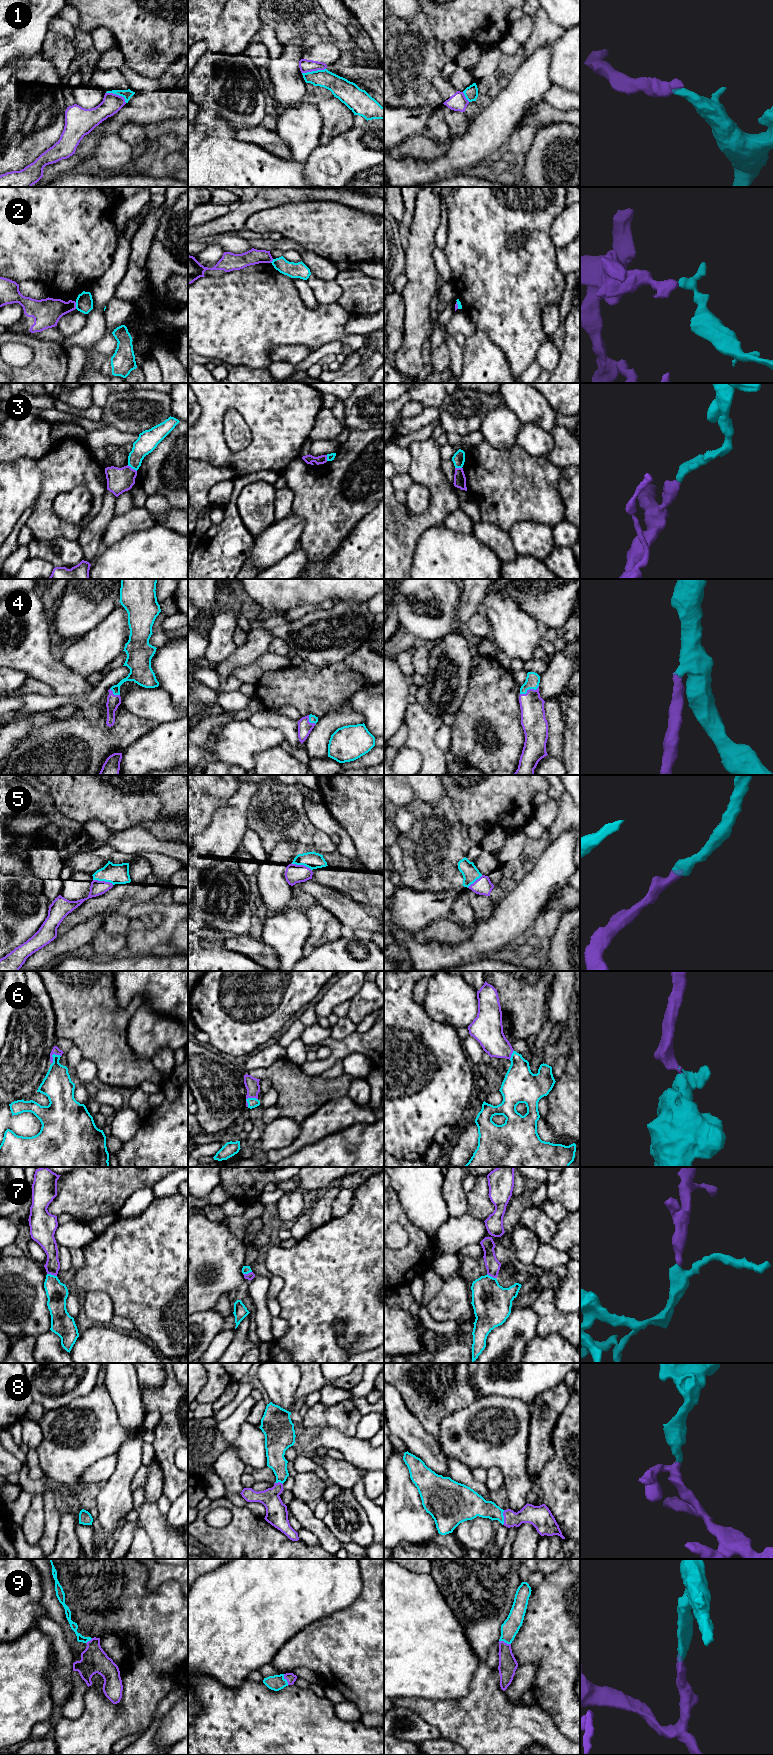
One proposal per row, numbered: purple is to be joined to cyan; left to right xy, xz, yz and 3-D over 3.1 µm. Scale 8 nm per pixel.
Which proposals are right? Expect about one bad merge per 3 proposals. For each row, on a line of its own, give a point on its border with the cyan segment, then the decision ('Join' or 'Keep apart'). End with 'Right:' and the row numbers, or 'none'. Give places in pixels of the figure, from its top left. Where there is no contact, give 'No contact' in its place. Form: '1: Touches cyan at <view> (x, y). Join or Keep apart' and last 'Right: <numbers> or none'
1: Touches cyan at xz (313, 71). Keep apart
2: Touches cyan at xy (76, 305). Keep apart
3: Touches cyan at xy (132, 468). Keep apart
4: Touches cyan at yz (529, 688). Join
5: Touches cyan at xy (103, 880). Join
6: Touches cyan at xz (248, 1098). Join
7: Touches cyan at xy (52, 1275). Join
8: Touches cyan at yz (503, 1517). Join
9: Touches cyan at xz (285, 1679). Join
Right: 4, 5, 6, 7, 8, 9

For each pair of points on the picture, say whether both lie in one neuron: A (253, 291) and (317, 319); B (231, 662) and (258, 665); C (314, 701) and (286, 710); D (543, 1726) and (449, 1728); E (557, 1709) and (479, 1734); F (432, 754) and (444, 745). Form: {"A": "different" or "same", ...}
{"A": "same", "B": "different", "C": "different", "D": "same", "E": "different", "F": "different"}

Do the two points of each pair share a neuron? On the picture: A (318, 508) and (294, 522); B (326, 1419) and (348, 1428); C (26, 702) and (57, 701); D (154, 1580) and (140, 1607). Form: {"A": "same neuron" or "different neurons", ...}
{"A": "different neurons", "B": "same neuron", "C": "same neuron", "D": "different neurons"}

